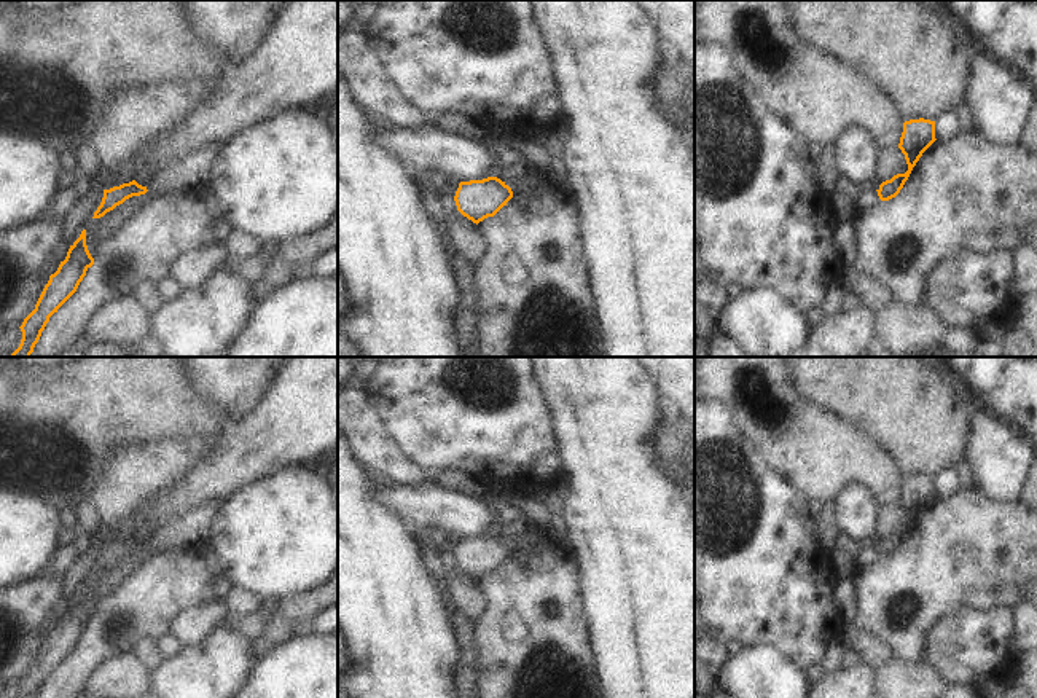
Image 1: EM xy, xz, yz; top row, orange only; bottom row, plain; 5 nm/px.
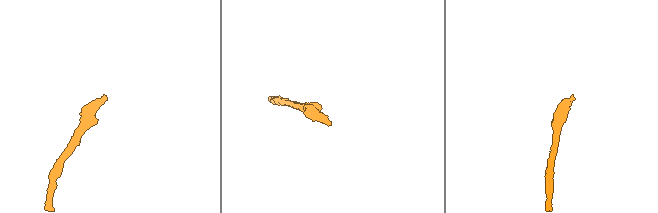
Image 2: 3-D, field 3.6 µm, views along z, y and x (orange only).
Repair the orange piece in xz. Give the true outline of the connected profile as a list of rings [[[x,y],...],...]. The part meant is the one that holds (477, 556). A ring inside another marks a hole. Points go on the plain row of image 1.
[[[546,526],[534,527],[510,539],[502,539],[497,534],[460,539],[454,558],[457,567],[478,582],[484,575],[494,574],[515,551],[537,543],[565,545],[558,534]]]

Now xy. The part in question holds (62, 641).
[[[86,586],[70,602],[67,614],[61,618],[57,628],[49,633],[35,666],[24,676],[19,684],[22,688],[21,698],[38,698],[49,674],[76,649],[86,628],[94,622],[86,602]]]

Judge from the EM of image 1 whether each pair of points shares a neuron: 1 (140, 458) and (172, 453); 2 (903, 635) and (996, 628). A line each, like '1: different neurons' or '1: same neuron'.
1: same neuron
2: different neurons

